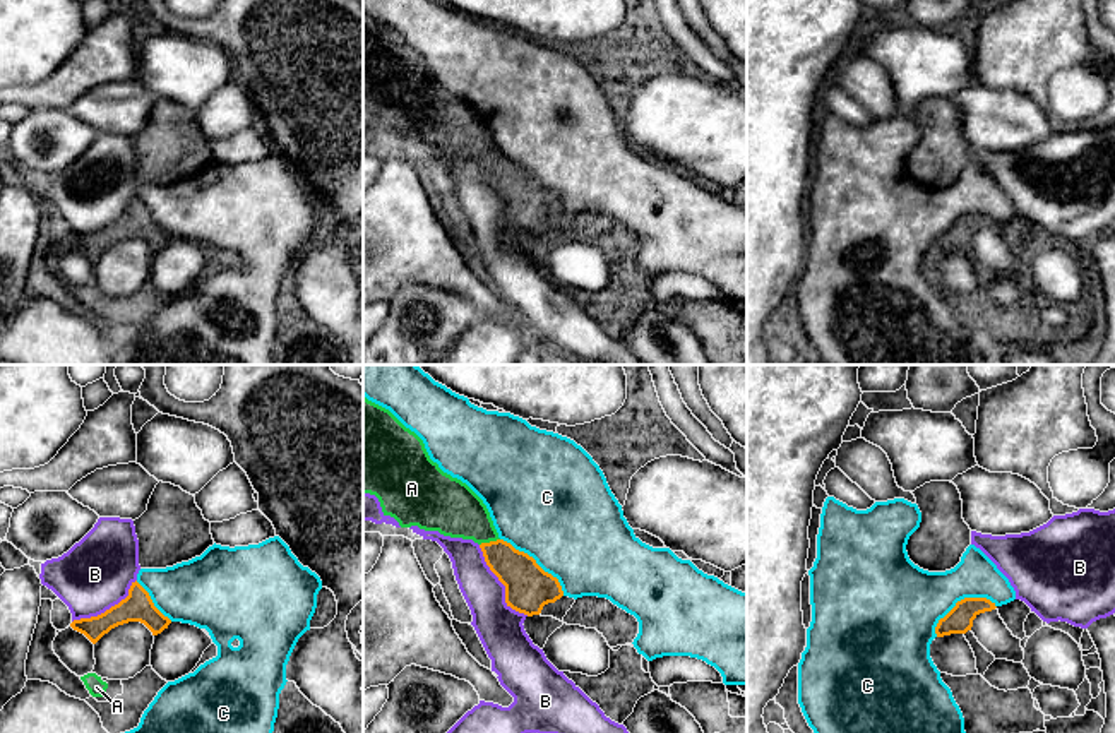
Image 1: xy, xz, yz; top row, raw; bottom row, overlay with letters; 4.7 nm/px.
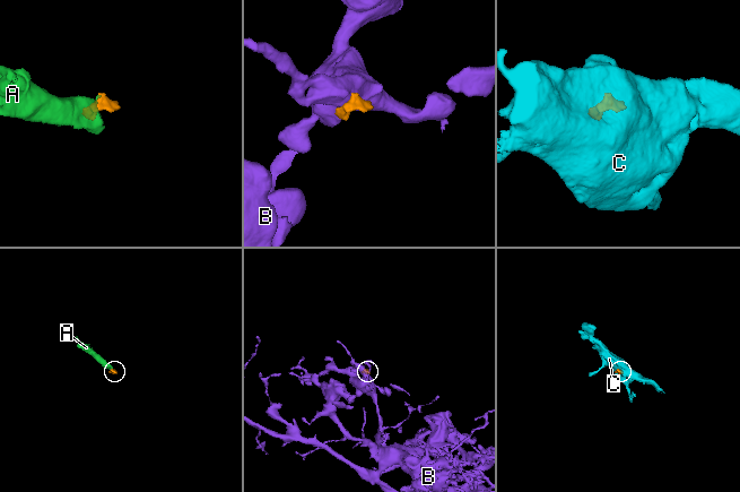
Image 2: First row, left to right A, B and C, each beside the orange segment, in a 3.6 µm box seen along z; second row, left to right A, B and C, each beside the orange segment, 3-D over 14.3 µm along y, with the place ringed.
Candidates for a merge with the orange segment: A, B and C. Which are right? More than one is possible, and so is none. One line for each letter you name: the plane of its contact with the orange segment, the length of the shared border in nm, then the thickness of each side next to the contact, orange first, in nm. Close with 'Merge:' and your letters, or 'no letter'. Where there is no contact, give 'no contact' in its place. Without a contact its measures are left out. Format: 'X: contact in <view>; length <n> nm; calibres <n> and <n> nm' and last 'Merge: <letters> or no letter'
A: contact in xz; length 100 nm; calibres 200 and 260 nm
Merge: A

